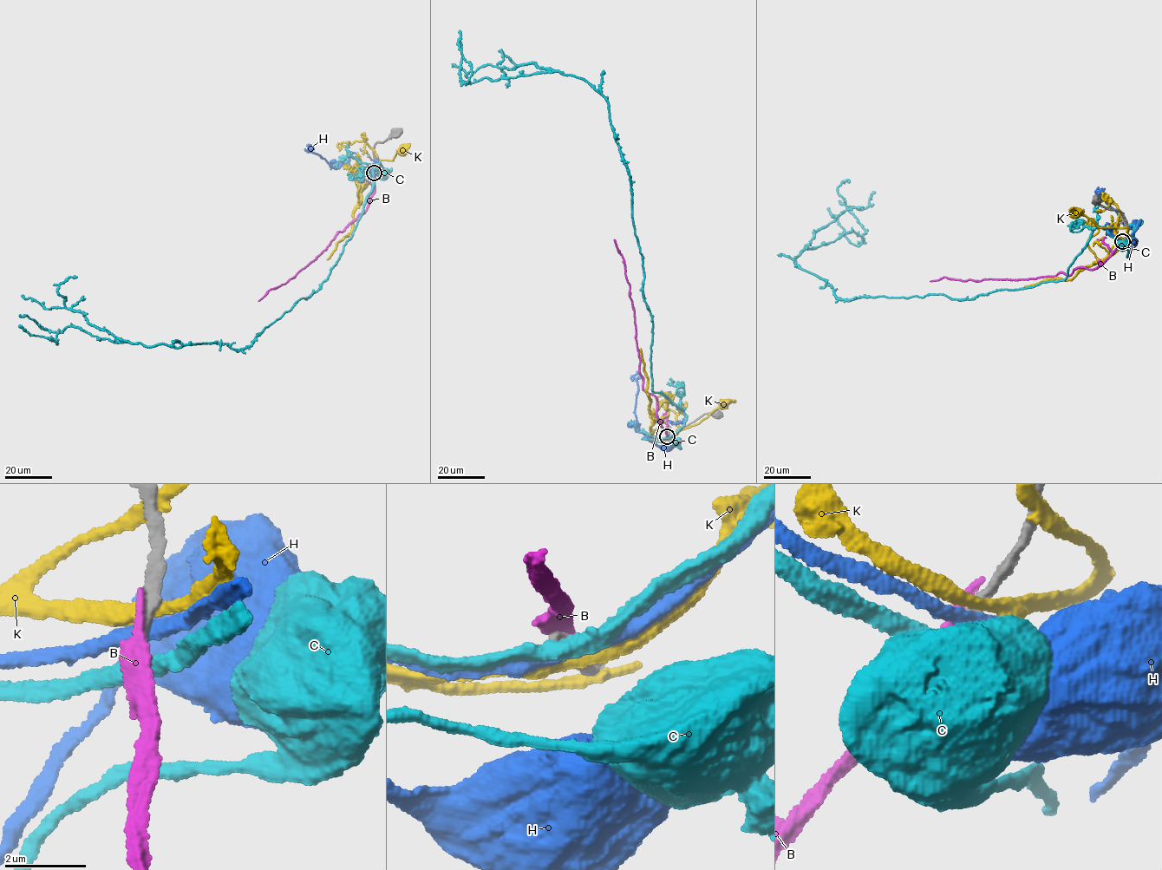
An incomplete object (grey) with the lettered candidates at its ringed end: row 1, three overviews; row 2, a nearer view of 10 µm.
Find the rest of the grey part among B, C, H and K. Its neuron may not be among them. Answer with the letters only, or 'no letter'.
no letter

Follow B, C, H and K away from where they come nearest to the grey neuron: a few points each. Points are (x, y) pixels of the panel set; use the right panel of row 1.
B: (1123, 240), (1102, 264), (1091, 270), (1077, 267), (1069, 275), (930, 281)
C: (1123, 242), (1129, 241), (1141, 220), (1133, 233), (1135, 244), (1126, 255), (1127, 250), (1123, 244)
H: (1124, 239), (1130, 238), (1130, 251), (1132, 243)
K: (1125, 238), (1114, 232), (1116, 227), (1101, 228), (1076, 212)

